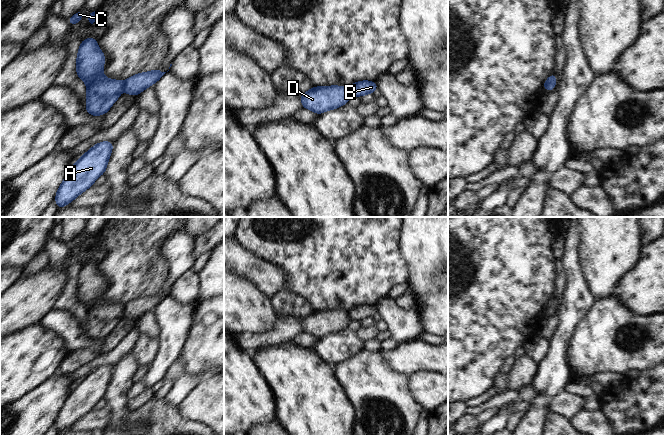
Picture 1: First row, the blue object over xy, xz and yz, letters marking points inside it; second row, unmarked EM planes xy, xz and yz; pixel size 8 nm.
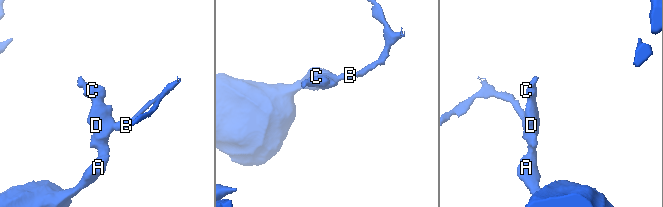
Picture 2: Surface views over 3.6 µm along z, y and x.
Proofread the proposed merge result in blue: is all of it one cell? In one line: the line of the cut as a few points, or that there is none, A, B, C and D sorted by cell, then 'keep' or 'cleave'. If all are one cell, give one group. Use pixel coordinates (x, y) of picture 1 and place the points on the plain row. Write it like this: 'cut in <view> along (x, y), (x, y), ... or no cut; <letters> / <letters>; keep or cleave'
cut in xz along (346, 312), (350, 319); A C D / B; cleave

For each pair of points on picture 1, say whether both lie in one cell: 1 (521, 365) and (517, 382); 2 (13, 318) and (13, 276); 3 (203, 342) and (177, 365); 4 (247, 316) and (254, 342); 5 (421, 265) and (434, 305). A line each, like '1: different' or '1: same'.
1: same
2: different
3: different
4: different
5: different

